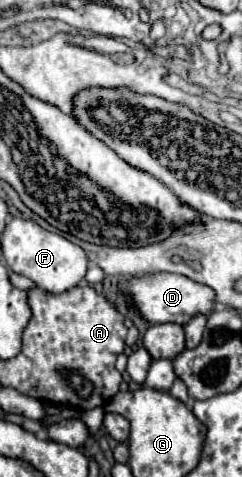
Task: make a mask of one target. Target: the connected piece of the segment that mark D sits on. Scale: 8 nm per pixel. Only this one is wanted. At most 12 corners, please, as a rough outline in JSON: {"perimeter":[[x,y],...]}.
{"perimeter":[[180,274],[128,278],[150,324],[210,316],[216,292]]}

